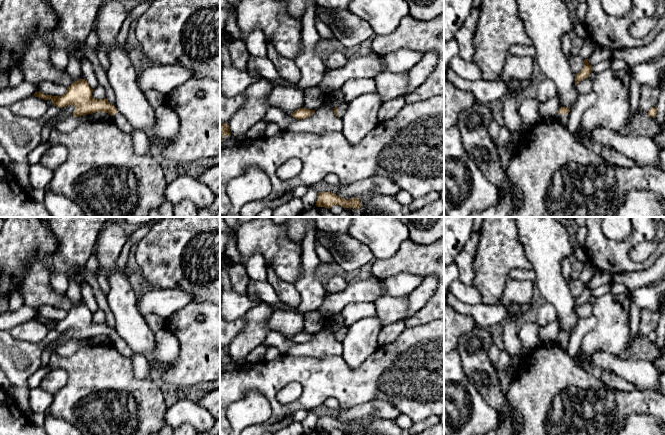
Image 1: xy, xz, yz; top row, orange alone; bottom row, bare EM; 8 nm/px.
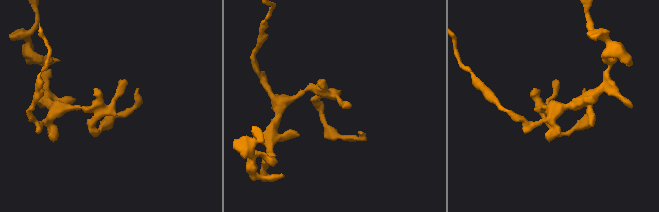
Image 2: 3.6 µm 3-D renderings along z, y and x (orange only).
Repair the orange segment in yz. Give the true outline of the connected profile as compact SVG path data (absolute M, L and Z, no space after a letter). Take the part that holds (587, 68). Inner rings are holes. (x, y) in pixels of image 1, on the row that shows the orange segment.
M588 59L584 60L582 70L575 75L575 86L583 79L588 78L589 74L592 72L592 65L589 64Z

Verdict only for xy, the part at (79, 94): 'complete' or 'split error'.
split error

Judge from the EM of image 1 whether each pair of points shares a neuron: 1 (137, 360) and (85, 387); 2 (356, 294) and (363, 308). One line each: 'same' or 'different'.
1: different
2: different

